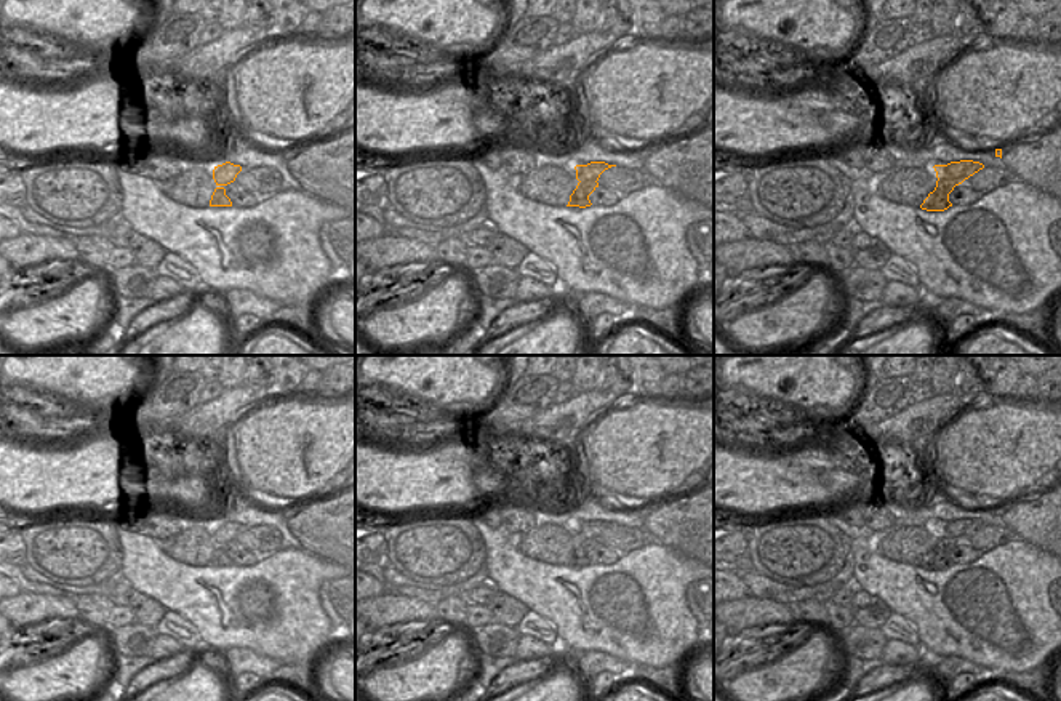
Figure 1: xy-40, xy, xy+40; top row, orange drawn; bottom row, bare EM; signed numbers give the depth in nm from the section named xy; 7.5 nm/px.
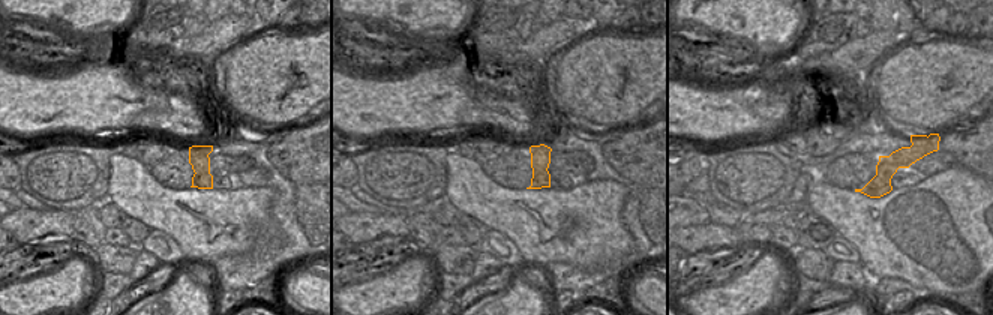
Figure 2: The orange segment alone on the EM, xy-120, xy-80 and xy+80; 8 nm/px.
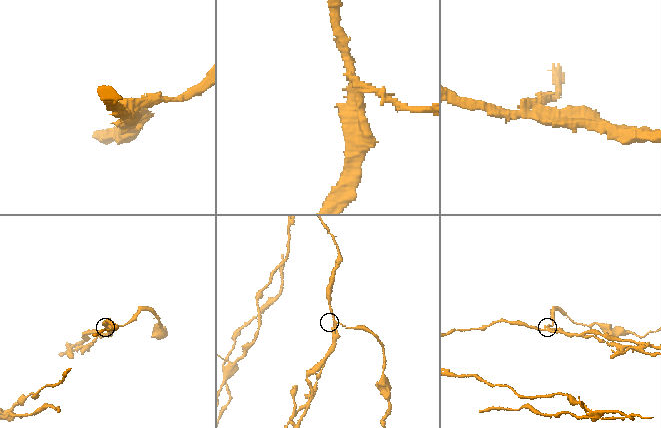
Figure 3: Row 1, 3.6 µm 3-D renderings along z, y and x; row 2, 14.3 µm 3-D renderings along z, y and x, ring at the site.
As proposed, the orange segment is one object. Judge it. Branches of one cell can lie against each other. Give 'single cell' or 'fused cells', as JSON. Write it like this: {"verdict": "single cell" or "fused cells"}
{"verdict": "fused cells"}

